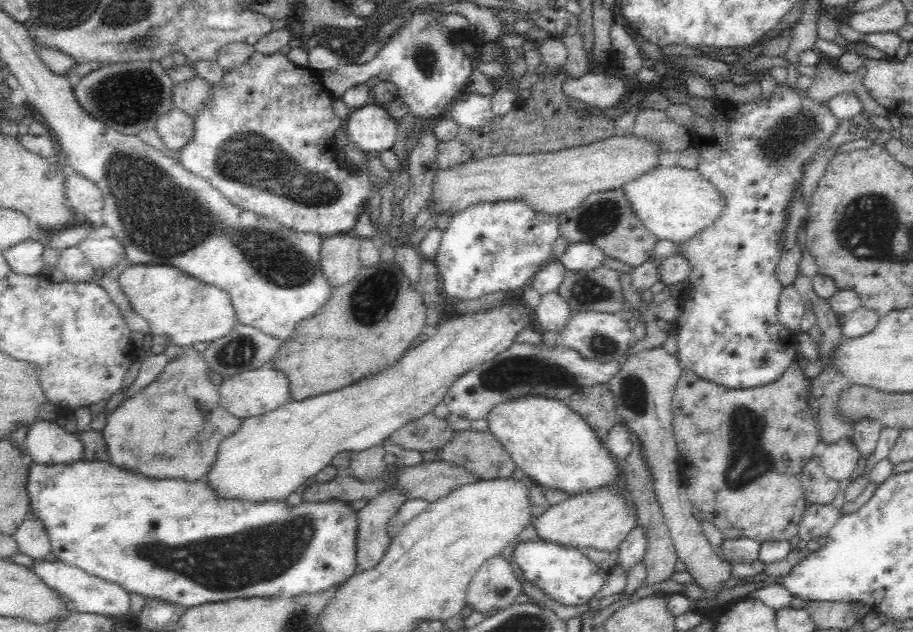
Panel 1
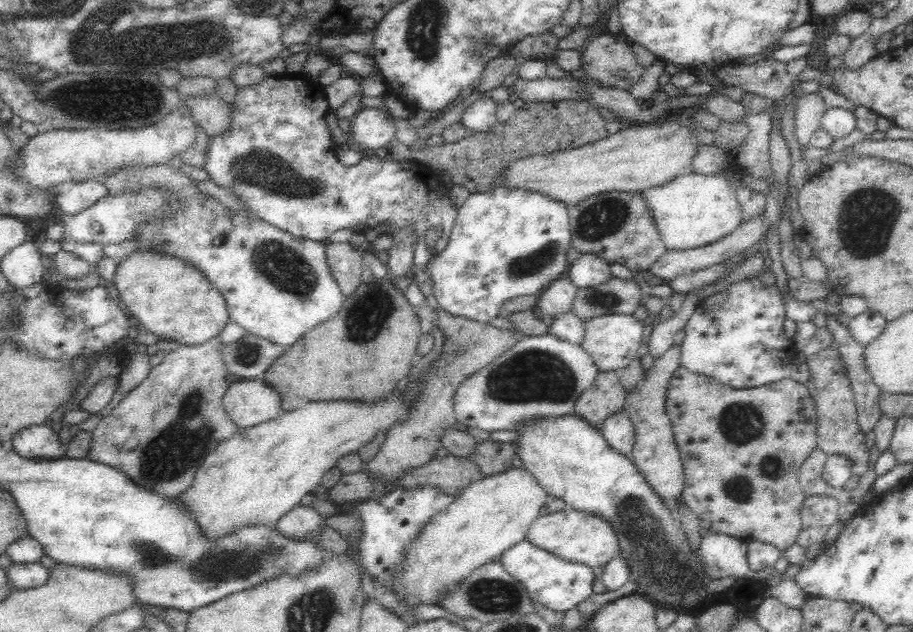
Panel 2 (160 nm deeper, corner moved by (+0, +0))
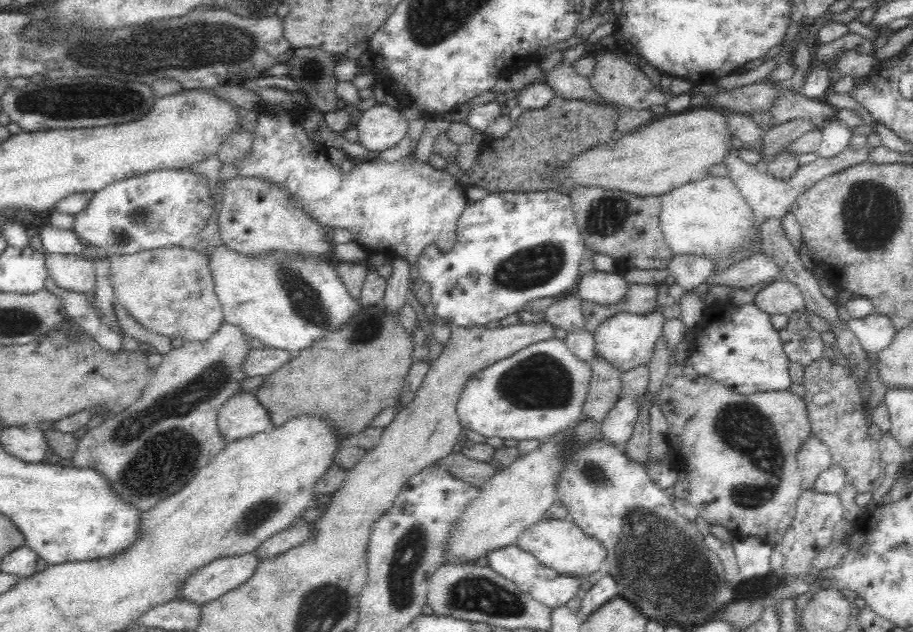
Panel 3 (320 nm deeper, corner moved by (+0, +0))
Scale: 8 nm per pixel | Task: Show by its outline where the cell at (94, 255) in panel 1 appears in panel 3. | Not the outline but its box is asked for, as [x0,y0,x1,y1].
[38,225,82,254]

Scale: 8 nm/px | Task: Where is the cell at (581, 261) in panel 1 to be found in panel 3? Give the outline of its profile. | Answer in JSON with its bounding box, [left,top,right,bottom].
[576,269,630,308]

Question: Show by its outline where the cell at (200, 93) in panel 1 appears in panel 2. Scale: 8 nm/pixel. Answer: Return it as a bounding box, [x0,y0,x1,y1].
[182,95,231,138]

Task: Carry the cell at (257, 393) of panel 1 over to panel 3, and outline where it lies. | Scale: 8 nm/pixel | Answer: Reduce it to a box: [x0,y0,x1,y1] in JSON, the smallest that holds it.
[217,391,272,444]

